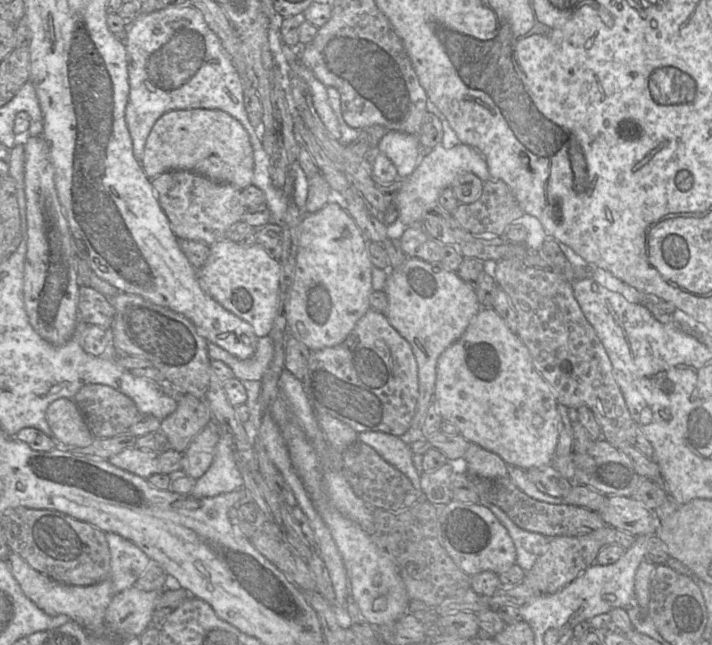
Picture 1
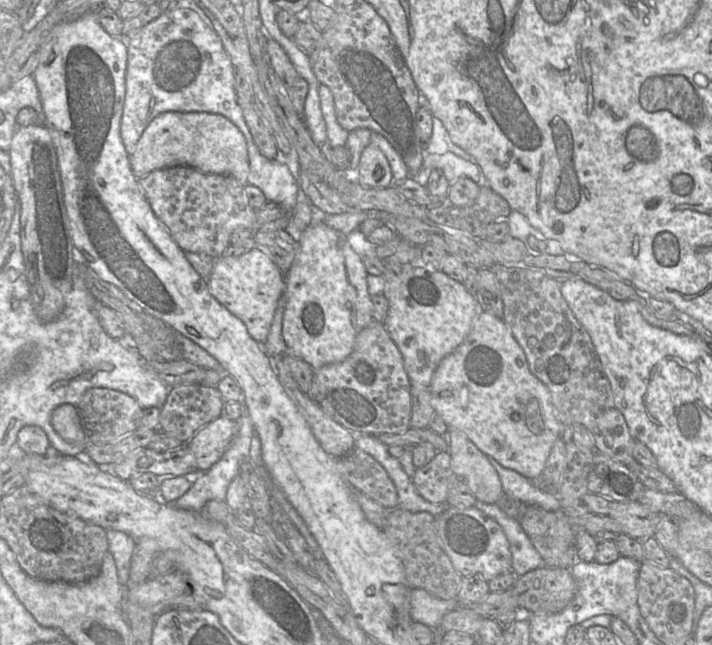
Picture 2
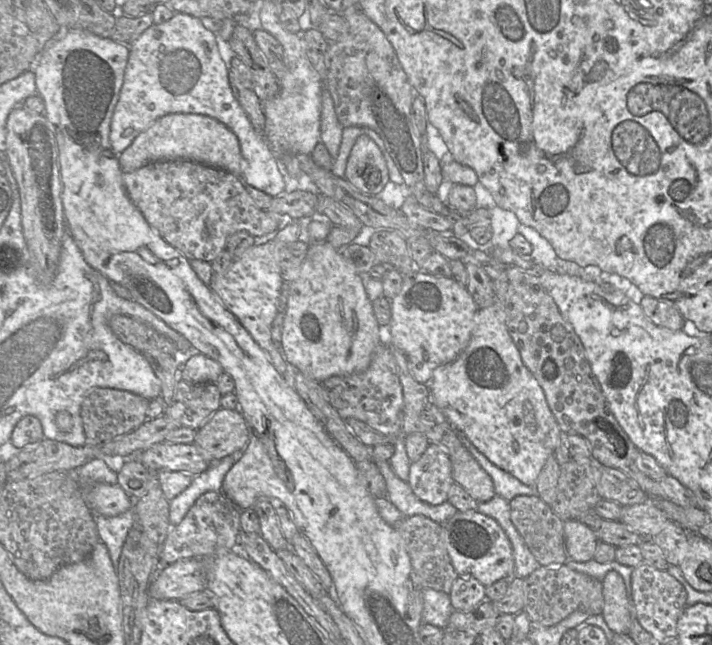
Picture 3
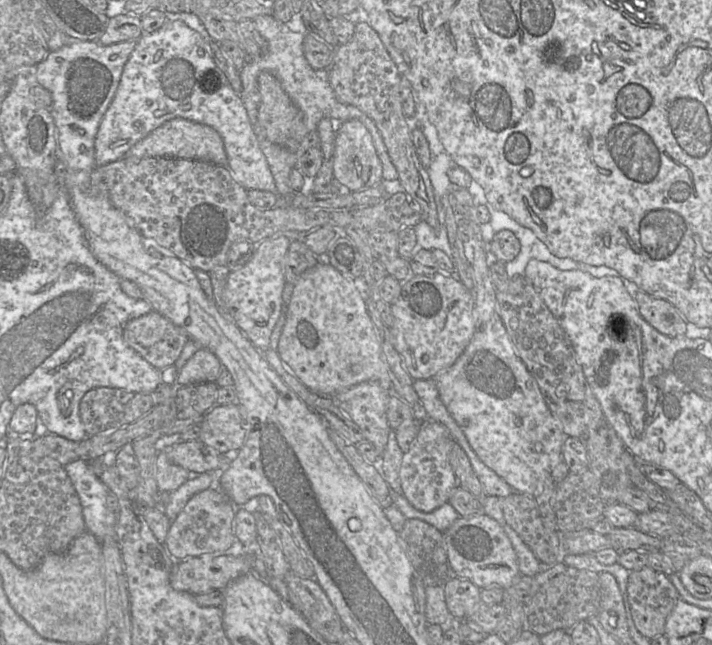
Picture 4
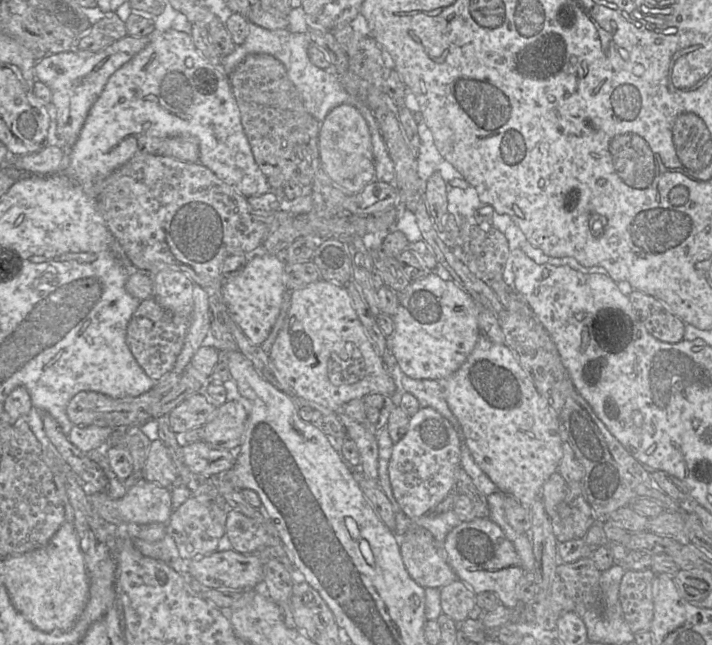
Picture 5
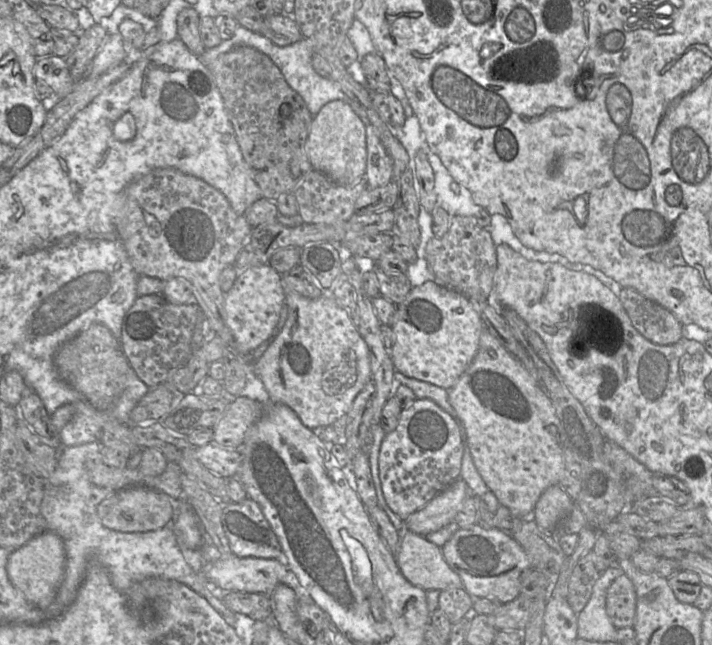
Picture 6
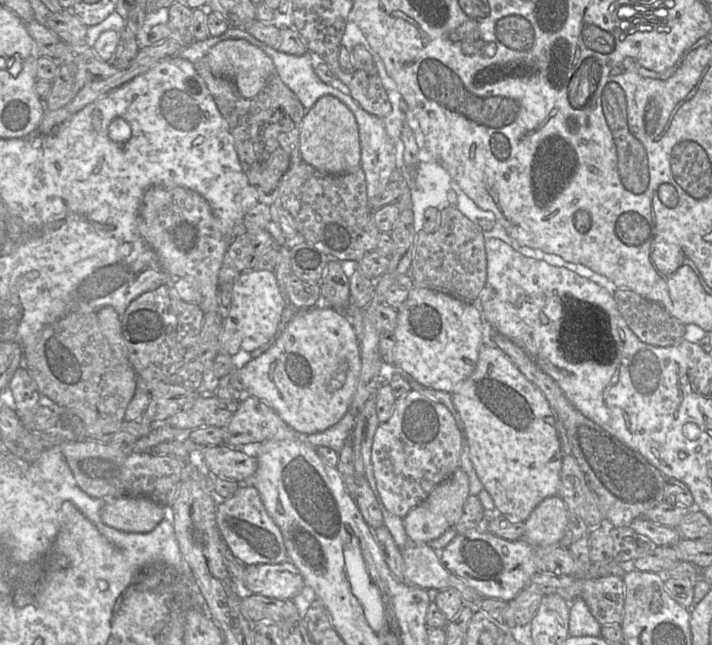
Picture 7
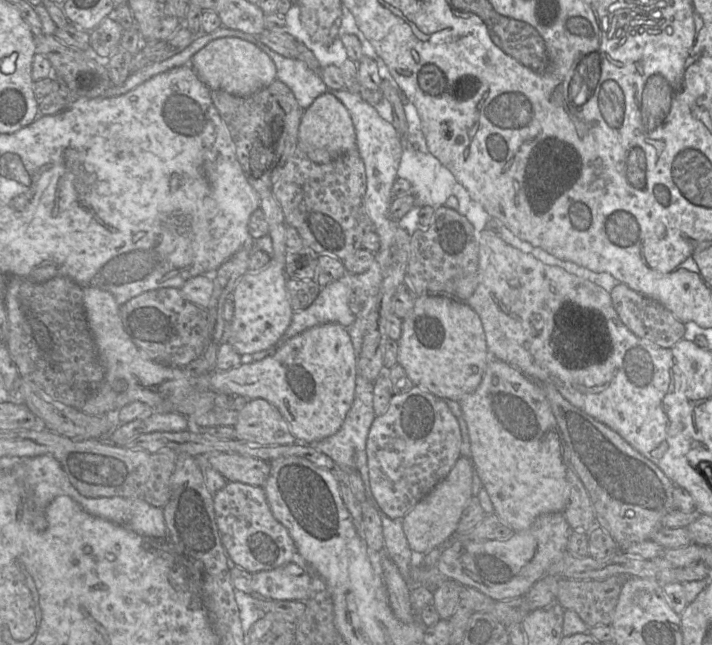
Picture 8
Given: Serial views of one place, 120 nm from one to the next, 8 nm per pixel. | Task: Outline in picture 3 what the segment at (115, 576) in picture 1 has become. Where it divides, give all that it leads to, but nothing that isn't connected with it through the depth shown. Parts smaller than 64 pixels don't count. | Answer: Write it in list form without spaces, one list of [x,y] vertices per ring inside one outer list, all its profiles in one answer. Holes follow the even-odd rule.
[[[134,508],[113,517],[97,513],[93,517],[99,539],[106,545],[116,570],[127,535],[135,523]]]

